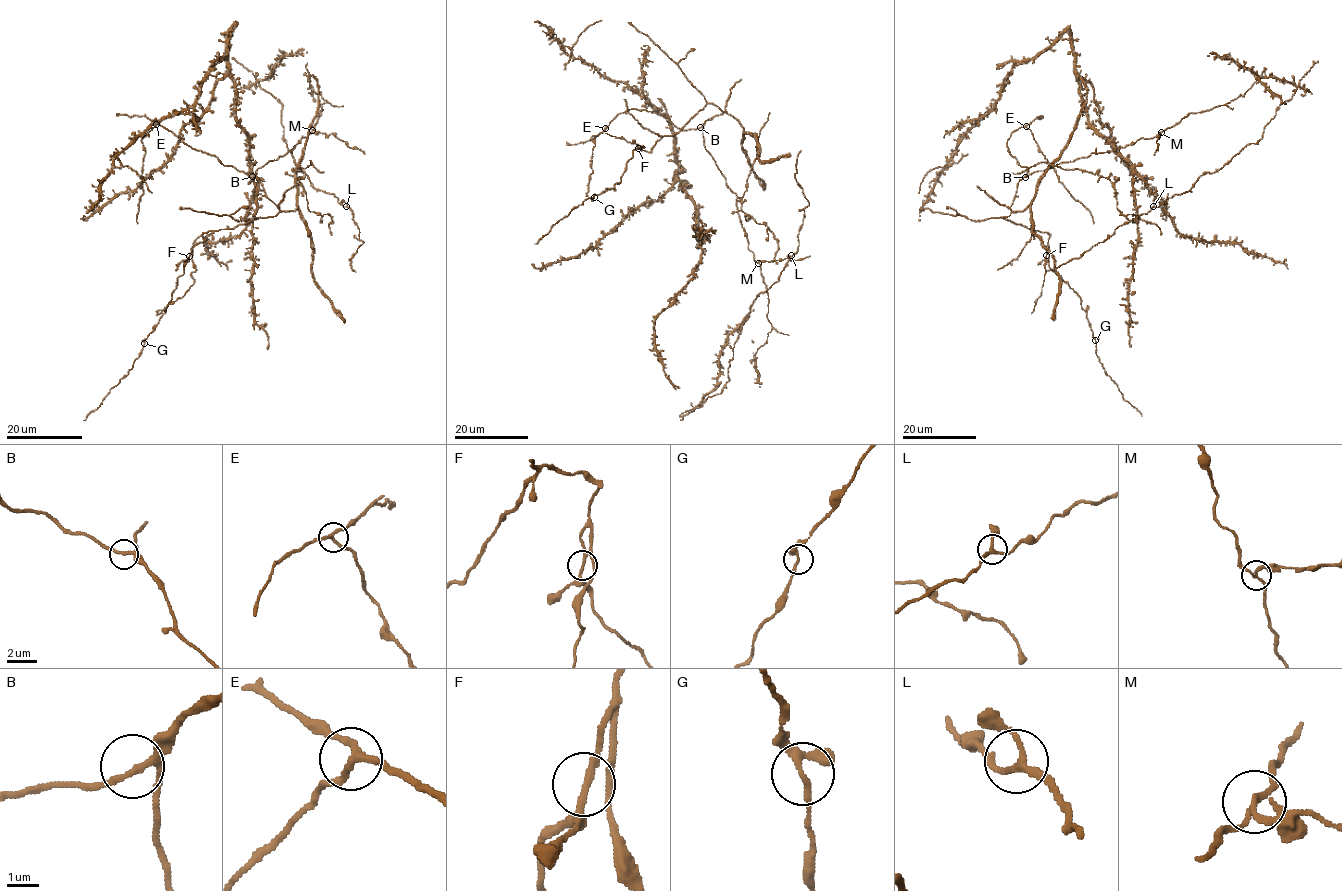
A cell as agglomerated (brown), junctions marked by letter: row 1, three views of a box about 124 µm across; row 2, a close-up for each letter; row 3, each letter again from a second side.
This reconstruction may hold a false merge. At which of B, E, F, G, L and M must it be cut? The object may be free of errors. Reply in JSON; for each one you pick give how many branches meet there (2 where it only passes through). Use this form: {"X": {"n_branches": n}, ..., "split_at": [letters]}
{"M": {"n_branches": 3}, "split_at": ["M"]}

